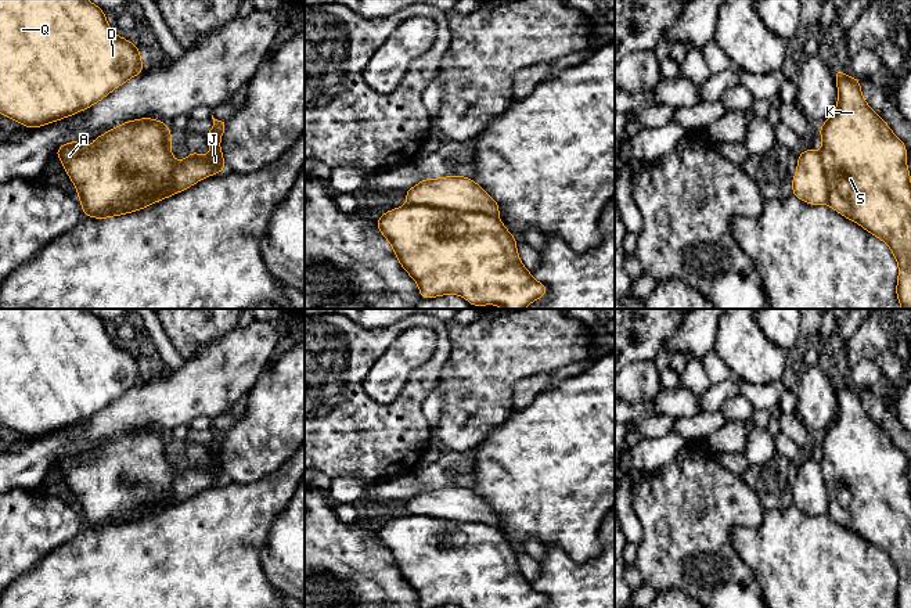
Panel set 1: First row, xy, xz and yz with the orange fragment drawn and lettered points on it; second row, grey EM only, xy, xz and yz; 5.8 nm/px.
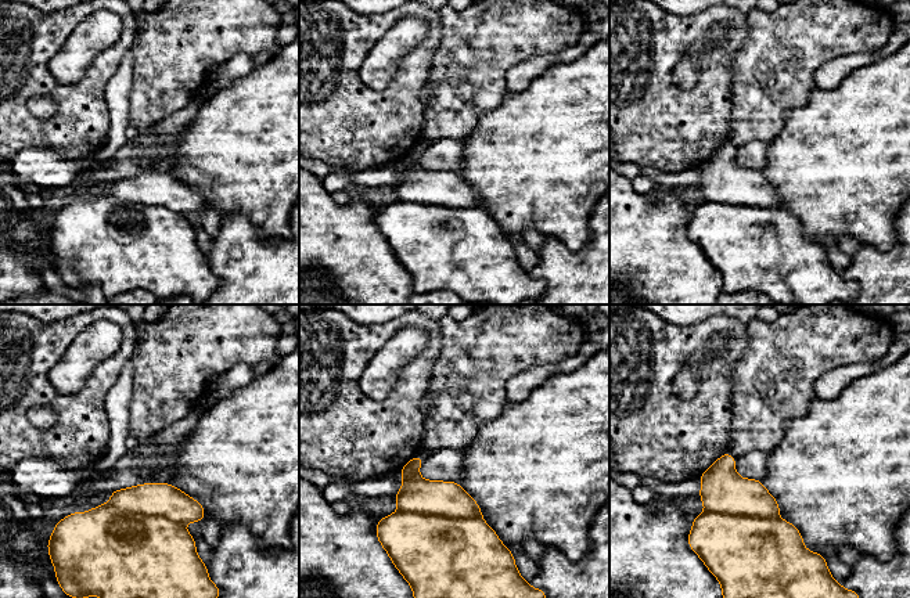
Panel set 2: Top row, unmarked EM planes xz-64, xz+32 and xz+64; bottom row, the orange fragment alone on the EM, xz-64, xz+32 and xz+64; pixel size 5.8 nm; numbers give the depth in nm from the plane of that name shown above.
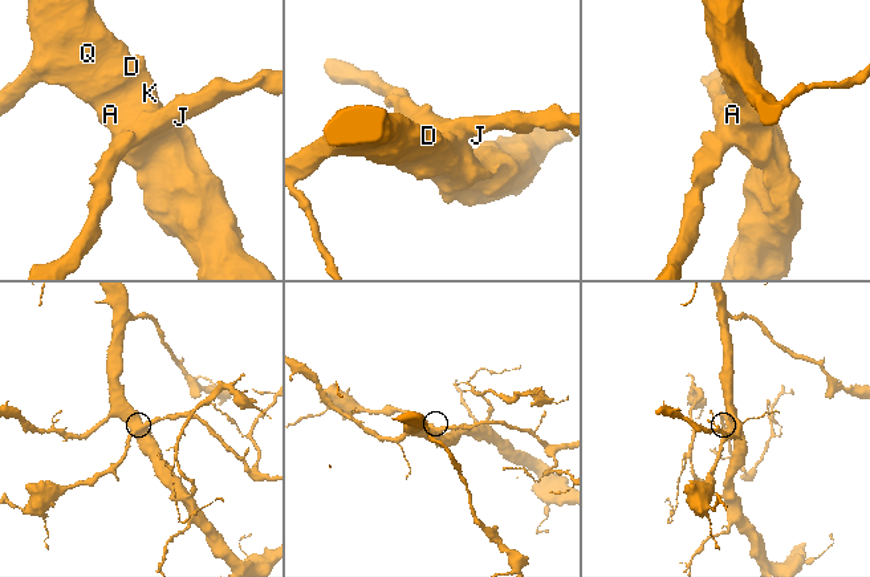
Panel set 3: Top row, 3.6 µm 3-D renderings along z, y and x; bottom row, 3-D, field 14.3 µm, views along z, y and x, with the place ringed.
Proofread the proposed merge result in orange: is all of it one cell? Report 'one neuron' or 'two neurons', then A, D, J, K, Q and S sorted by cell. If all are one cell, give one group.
two neurons | A D K Q S / J

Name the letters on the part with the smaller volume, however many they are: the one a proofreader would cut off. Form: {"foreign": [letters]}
{"foreign": ["J"]}

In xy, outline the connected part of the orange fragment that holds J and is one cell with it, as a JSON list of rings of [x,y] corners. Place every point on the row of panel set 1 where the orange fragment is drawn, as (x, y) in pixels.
[[[213,115],[212,119],[213,127],[209,133],[205,133],[210,154],[205,158],[199,152],[191,151],[184,161],[176,162],[172,187],[177,193],[190,188],[205,177],[226,170],[223,152],[219,144],[224,133],[224,122],[215,119]]]

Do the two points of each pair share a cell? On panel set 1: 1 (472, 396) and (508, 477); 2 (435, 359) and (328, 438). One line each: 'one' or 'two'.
1: two
2: one

